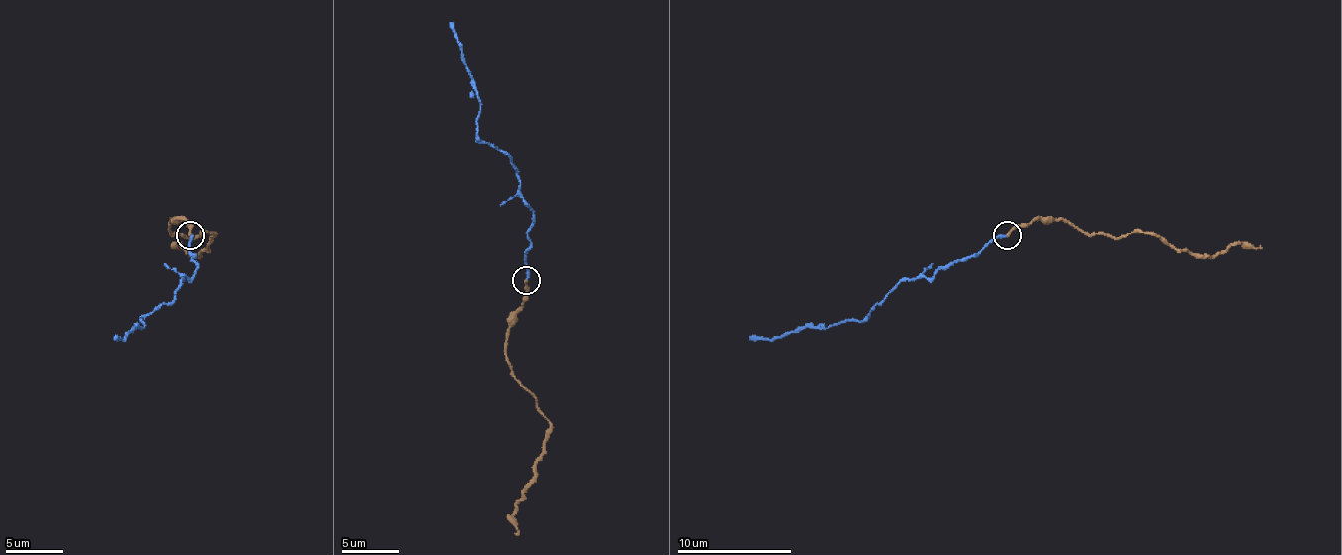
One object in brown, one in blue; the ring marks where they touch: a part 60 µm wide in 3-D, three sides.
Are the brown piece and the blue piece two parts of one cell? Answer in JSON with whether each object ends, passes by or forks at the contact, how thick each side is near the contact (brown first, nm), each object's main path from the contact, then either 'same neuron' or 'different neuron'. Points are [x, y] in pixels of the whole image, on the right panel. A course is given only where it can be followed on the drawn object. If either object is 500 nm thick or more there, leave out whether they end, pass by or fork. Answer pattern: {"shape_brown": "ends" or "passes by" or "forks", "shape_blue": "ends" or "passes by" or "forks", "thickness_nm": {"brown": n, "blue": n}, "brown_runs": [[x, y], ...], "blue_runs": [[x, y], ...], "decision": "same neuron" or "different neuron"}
{"shape_brown": "ends", "shape_blue": "ends", "thickness_nm": {"brown": 180, "blue": 200}, "brown_runs": [[1006, 236], [1055, 218], [1121, 238], [1126, 233], [1155, 233], [1192, 256], [1218, 256], [1232, 244], [1261, 244]], "blue_runs": [[1006, 236], [995, 236], [975, 256], [920, 279], [906, 279], [860, 321], [797, 327], [772, 339], [749, 336]], "decision": "same neuron"}

